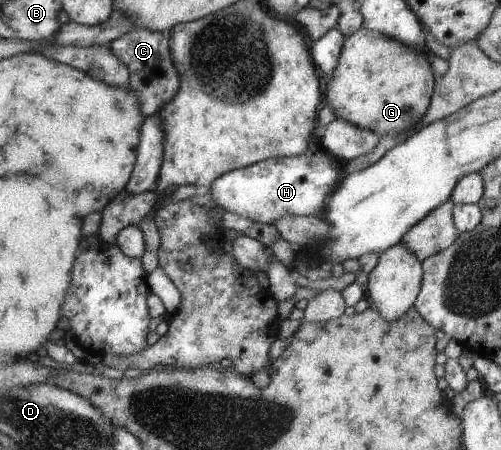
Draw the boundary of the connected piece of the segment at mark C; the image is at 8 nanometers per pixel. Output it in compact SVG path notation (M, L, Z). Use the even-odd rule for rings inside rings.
M131 28L108 45L111 53L127 67L128 85L135 91L141 115L153 115L161 109L179 89L179 77L169 55L168 33L149 31L149 29Z

